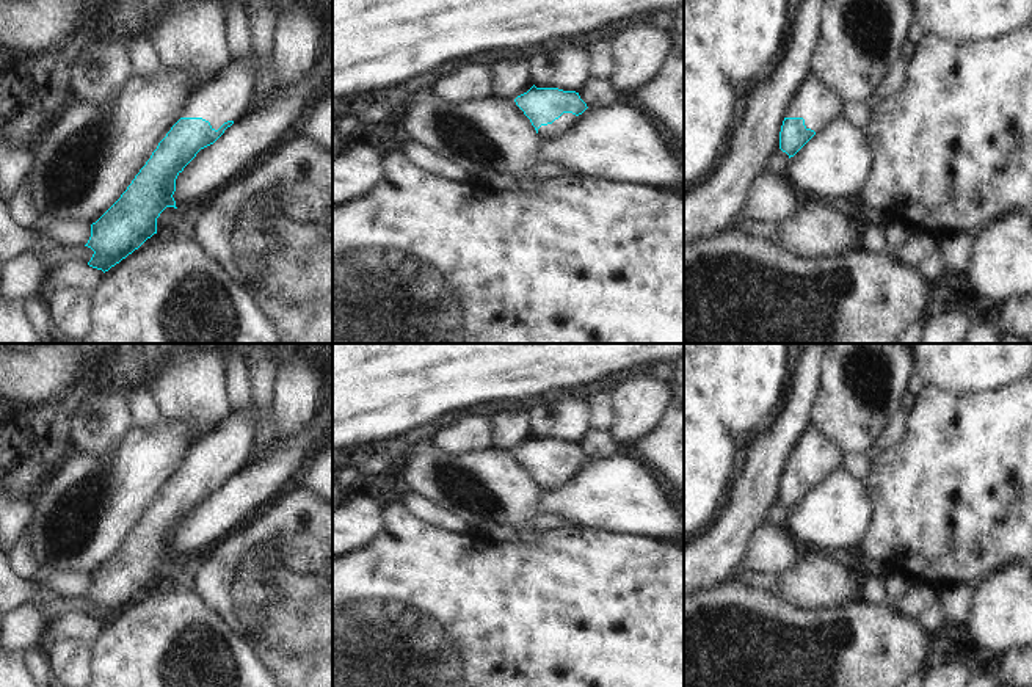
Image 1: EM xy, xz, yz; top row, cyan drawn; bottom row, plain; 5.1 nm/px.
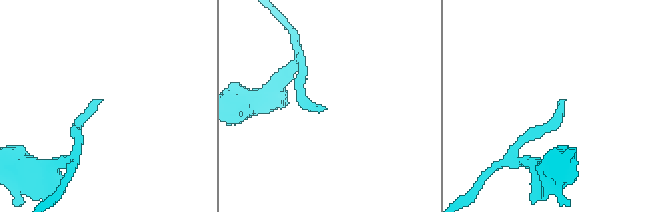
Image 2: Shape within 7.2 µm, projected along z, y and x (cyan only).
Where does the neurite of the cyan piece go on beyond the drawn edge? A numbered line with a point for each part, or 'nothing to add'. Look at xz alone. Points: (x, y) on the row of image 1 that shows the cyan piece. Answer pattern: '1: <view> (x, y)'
1: xz (566, 121)

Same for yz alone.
1: yz (817, 104)

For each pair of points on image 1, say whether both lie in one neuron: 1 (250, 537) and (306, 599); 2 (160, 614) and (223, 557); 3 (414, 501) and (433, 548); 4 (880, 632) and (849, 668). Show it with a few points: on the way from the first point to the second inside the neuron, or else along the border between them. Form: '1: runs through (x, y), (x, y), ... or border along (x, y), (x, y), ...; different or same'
1: runs through (265, 552), (297, 584); same
2: border along (193, 590), (220, 615); different
3: border along (400, 502), (422, 519), (457, 534); different
4: runs through (874, 642), (857, 659); same

